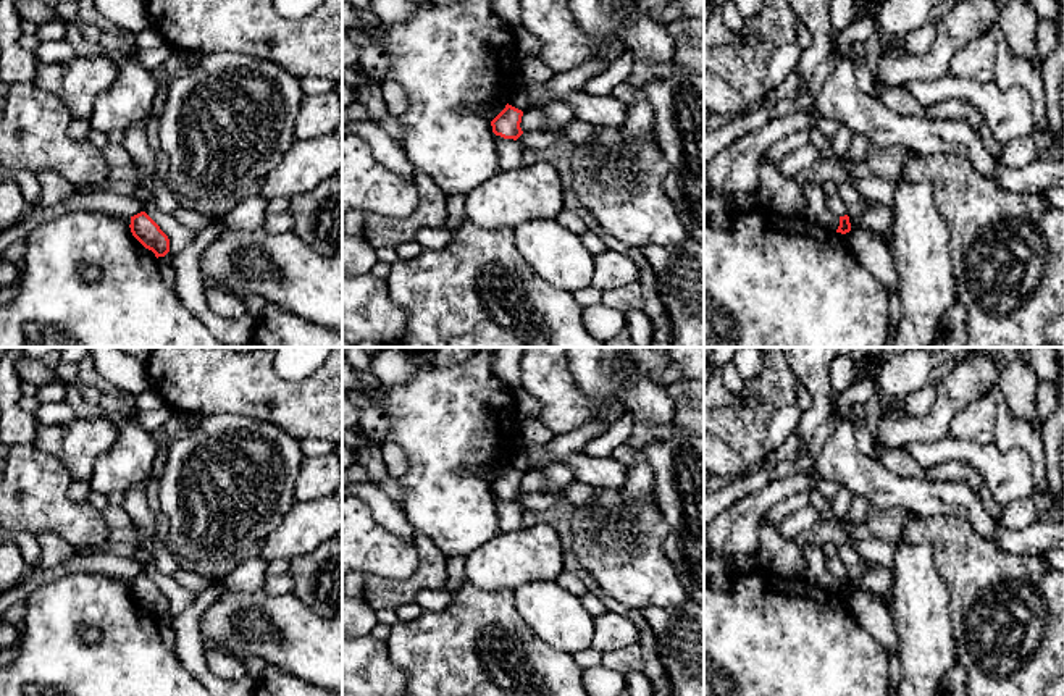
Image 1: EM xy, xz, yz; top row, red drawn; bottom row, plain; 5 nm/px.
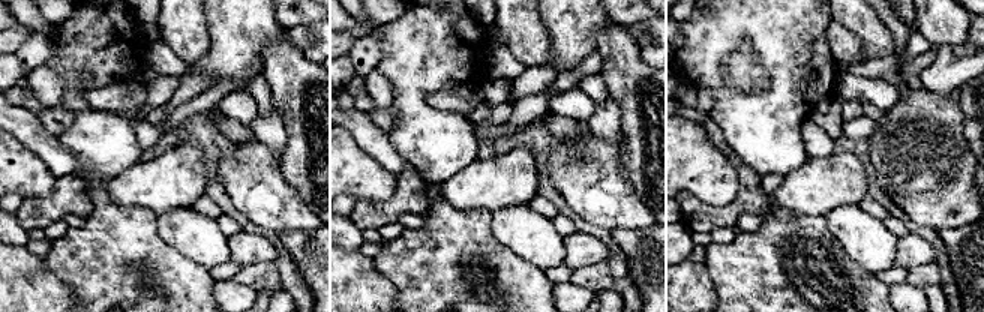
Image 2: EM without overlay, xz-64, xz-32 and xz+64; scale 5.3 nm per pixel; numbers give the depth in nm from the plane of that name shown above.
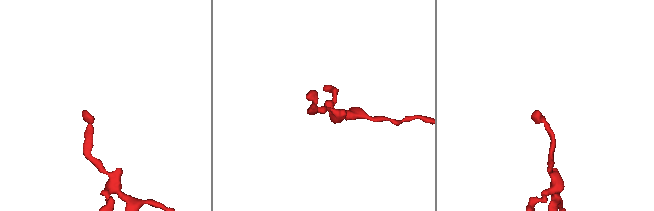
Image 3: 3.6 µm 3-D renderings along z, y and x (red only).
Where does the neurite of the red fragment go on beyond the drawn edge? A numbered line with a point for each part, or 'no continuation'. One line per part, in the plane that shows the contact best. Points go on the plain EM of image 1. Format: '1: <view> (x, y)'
no continuation

